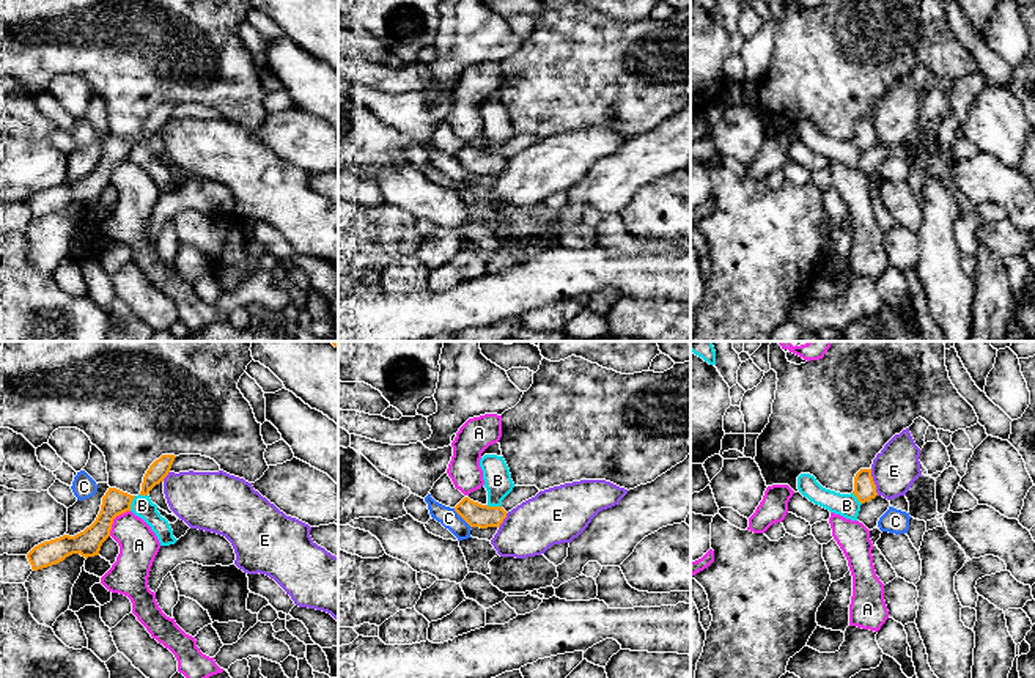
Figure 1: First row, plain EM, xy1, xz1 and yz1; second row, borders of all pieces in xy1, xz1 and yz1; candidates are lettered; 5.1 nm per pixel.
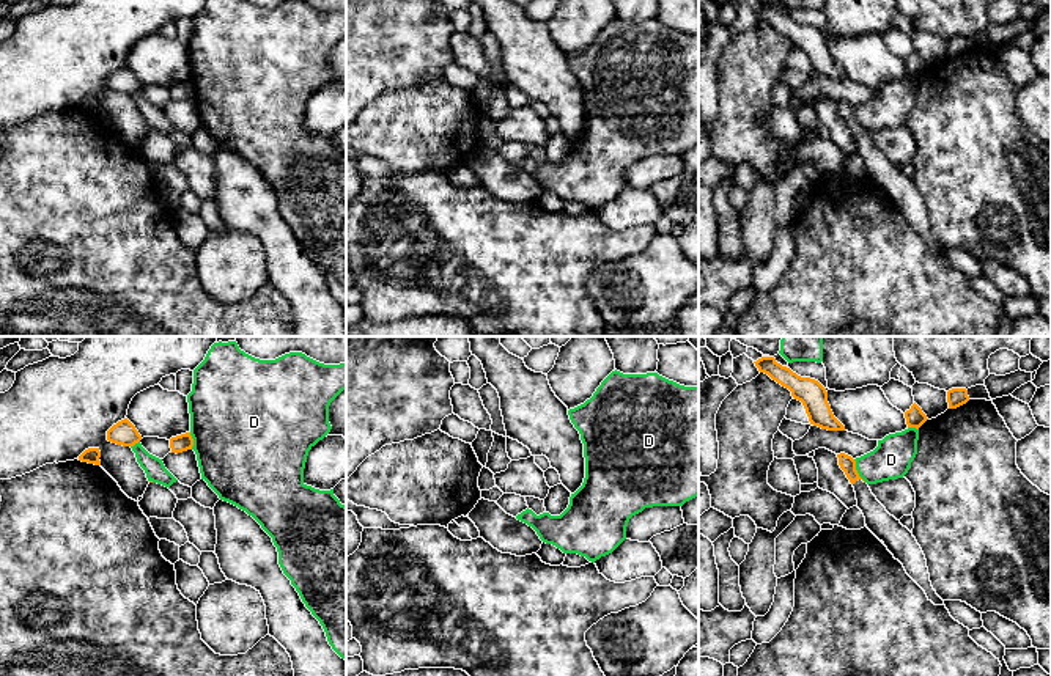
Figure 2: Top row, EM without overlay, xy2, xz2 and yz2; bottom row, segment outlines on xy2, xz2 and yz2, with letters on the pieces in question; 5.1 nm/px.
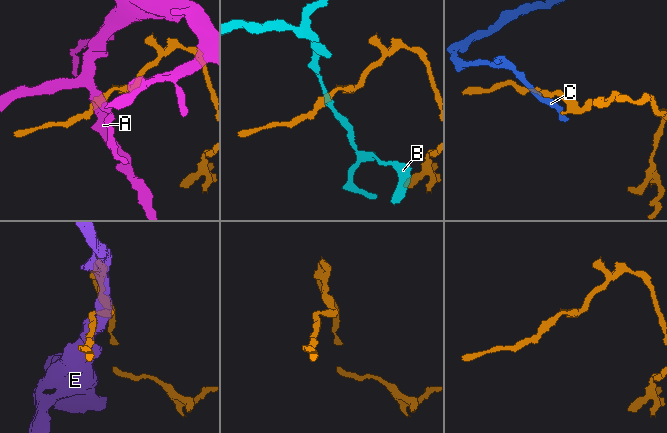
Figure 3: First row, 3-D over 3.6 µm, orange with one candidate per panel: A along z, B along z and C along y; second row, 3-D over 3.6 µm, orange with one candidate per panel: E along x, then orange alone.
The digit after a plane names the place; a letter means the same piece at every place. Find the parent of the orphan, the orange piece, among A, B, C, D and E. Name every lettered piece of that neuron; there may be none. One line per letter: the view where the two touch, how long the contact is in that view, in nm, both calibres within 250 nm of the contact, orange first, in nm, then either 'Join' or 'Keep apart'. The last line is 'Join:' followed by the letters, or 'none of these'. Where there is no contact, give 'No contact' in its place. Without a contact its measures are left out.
A: Touches orange in xy1. Shared border 170 nm. Thickness 140 nm (orange) against 200 nm. Keep apart
B: Touches orange in xy1. Shared border 90 nm. Thickness 140 nm (orange) against 110 nm. Keep apart
C: Touches orange in xz1. Shared border 140 nm. Thickness 120 nm (orange) against 100 nm. Keep apart
D: Touches orange in yz2. Shared border 140 nm. Thickness 80 nm (orange) against 200 nm. Keep apart
E: Touches orange in yz1. Shared border 140 nm. Thickness 110 nm (orange) against 240 nm. Keep apart
Join: none of these

